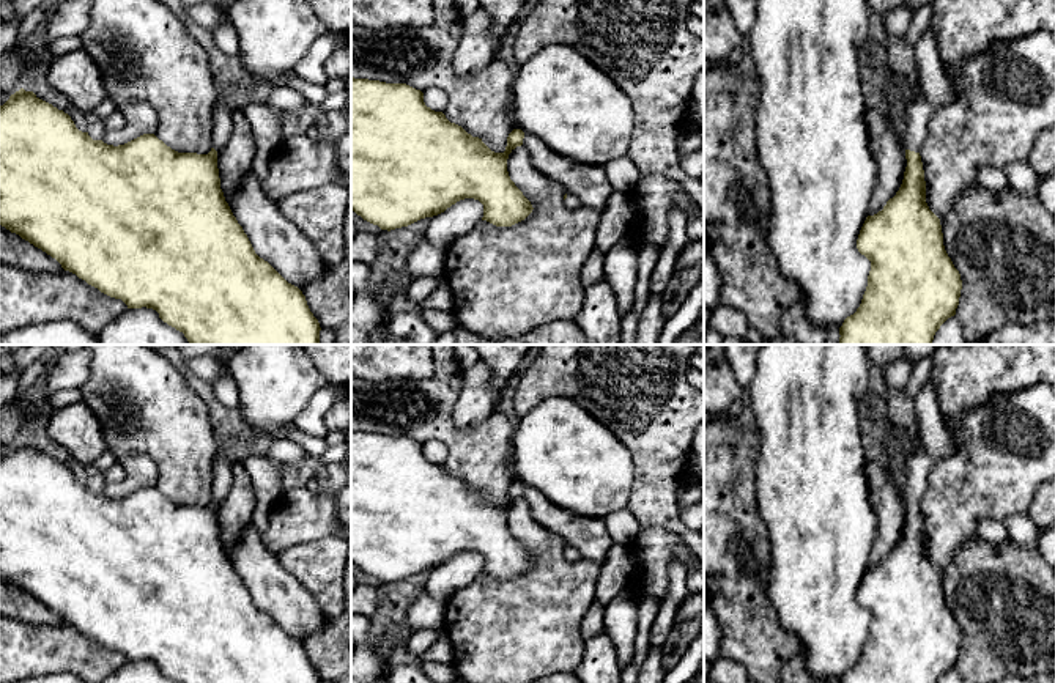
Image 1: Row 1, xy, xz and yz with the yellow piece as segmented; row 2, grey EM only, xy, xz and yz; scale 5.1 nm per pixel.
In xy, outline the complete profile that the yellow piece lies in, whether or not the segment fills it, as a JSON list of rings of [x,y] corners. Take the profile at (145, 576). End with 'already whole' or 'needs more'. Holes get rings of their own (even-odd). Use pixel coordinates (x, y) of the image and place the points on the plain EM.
[[[20,441],[0,458],[0,578],[55,611],[65,623],[76,626],[101,645],[121,652],[128,661],[146,659],[156,663],[159,670],[176,683],[321,683],[302,644],[288,636],[268,614],[255,606],[225,554],[220,541],[217,505],[228,493],[230,483],[231,463],[217,455],[213,467],[213,500],[208,507],[178,505],[154,486],[143,486],[124,497],[113,499],[102,493],[93,493],[88,485],[76,480],[68,466],[39,452],[33,444]]] | needs more

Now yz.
[[[927,378],[915,397],[921,450],[905,464],[904,532],[896,548],[882,563],[868,568],[860,582],[857,601],[871,614],[868,639],[860,659],[844,672],[839,683],[938,683],[948,670],[956,667],[962,633],[945,603],[940,571],[926,556],[926,533],[920,508],[931,469],[956,450],[956,441],[934,401],[935,395]]] | needs more

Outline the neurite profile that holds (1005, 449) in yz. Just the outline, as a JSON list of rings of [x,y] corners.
[[[1035,384],[992,395],[948,428],[956,450],[931,469],[920,502],[926,556],[938,571],[954,559],[962,543],[979,538],[981,521],[1027,515],[1036,489],[1055,478],[1055,387]]]

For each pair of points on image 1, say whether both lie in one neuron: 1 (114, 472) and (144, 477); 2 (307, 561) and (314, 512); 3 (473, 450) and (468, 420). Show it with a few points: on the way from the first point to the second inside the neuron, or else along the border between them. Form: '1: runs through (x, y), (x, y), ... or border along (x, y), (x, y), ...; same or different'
1: border along (123, 465), (125, 479), (107, 483); different
2: border along (334, 532), (315, 540), (293, 543), (277, 554); different
3: border along (495, 408), (470, 430), (462, 430), (451, 416); different

